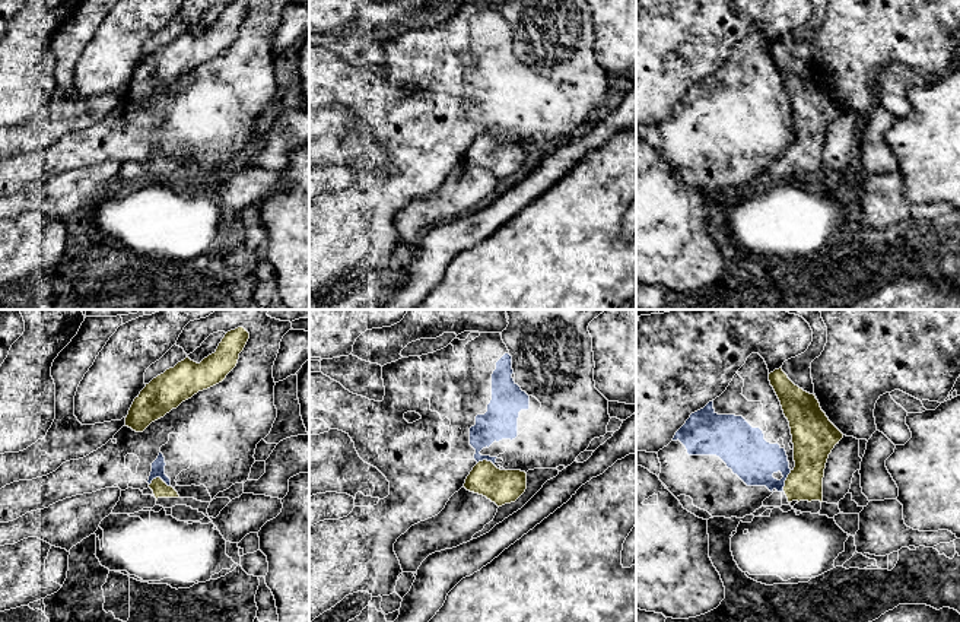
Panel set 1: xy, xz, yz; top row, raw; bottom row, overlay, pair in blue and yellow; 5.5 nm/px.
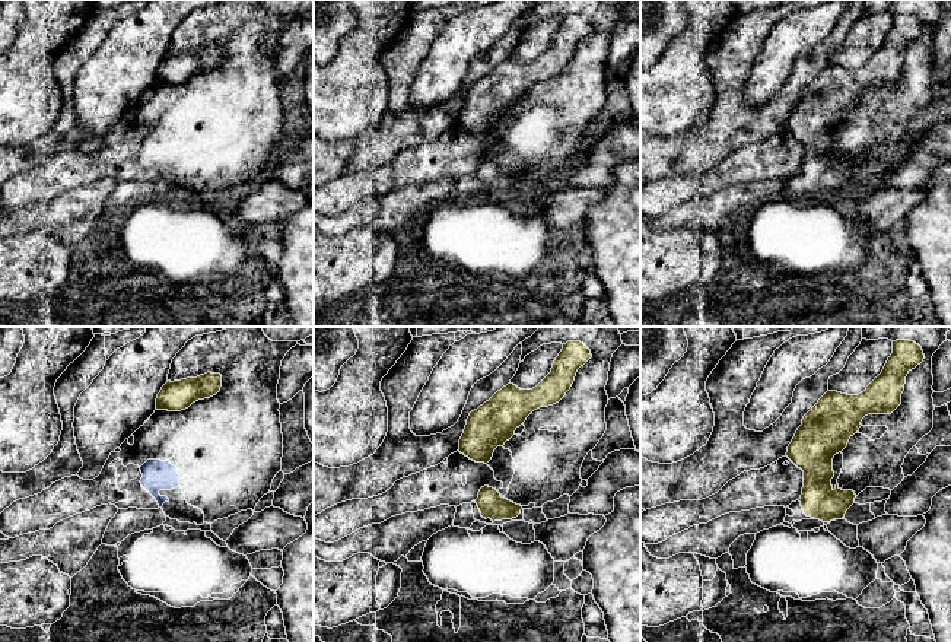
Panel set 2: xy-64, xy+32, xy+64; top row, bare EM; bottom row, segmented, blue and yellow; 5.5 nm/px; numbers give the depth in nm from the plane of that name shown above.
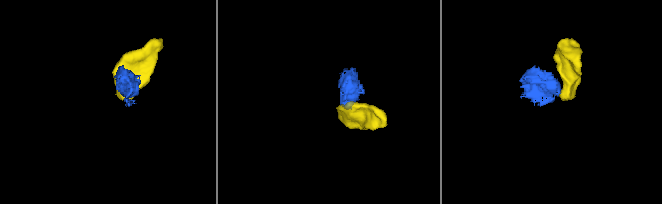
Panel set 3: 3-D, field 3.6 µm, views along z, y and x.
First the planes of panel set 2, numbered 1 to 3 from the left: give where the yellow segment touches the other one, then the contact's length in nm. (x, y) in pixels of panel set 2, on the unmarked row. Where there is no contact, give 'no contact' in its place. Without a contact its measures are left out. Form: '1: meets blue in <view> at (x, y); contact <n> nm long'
1: no contact
2: no contact
3: no contact

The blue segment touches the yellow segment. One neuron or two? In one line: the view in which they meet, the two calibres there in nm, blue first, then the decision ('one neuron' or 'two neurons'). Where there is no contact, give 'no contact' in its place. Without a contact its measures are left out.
meets blue in xy; 80 nm thick on the blue side, 90 nm on the other; two neurons

